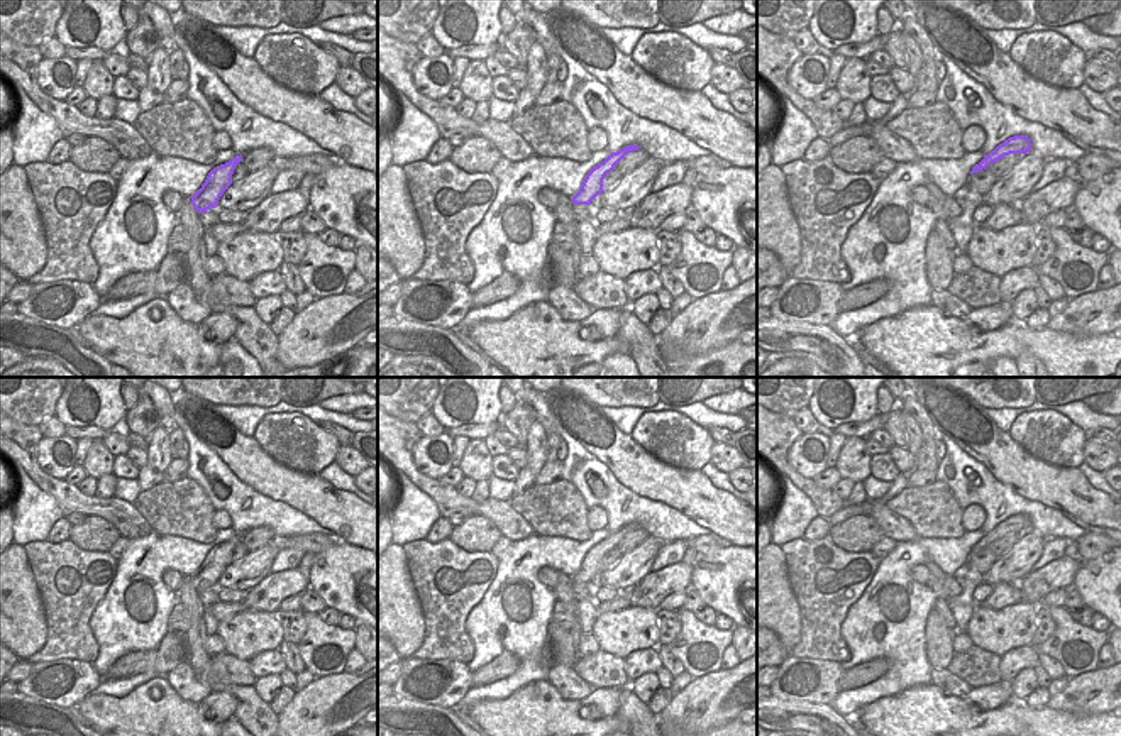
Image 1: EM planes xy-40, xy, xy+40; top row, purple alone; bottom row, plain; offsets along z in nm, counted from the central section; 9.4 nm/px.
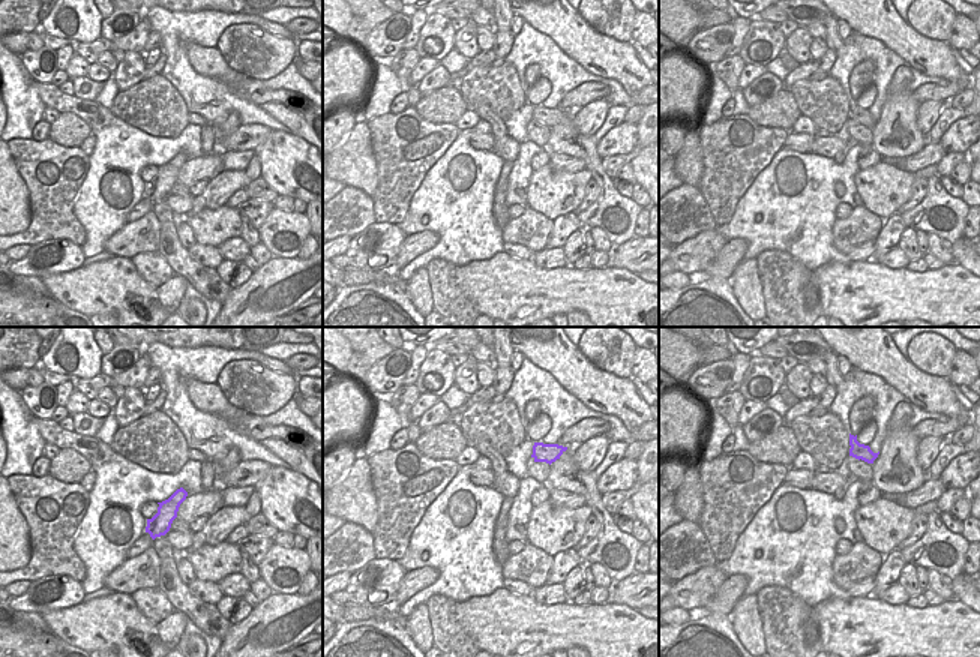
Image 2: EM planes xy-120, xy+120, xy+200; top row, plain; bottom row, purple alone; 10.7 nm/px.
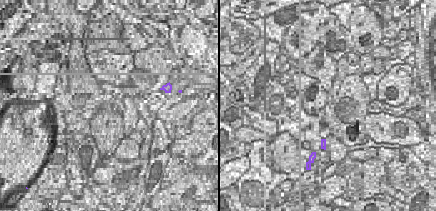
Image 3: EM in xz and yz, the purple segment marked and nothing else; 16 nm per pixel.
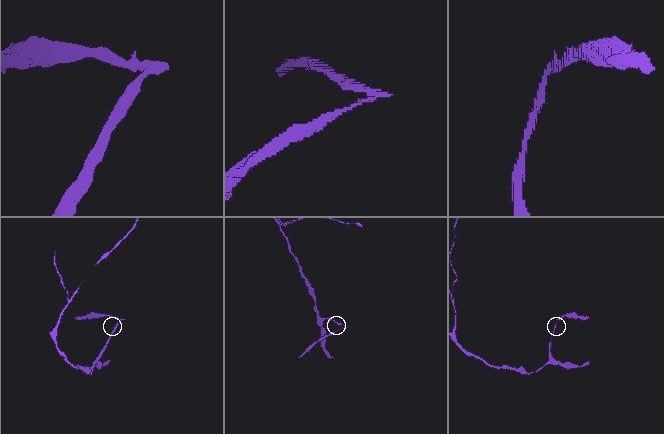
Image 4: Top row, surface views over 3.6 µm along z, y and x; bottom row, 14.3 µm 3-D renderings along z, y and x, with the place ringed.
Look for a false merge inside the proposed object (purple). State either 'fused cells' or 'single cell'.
fused cells

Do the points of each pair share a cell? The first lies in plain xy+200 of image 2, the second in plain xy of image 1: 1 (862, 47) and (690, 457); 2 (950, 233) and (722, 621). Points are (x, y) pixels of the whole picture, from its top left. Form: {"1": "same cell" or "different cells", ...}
{"1": "different cells", "2": "different cells"}

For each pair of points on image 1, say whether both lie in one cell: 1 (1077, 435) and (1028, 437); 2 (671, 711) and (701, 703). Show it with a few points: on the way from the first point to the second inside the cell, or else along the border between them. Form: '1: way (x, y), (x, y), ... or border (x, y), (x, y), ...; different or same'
1: way (1065, 427), (1049, 427), (1040, 435); same
2: way (678, 711), (695, 709); same

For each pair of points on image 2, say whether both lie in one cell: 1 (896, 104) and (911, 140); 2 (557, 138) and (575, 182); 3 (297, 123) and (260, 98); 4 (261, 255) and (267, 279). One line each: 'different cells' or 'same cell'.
1: same cell
2: different cells
3: same cell
4: different cells

